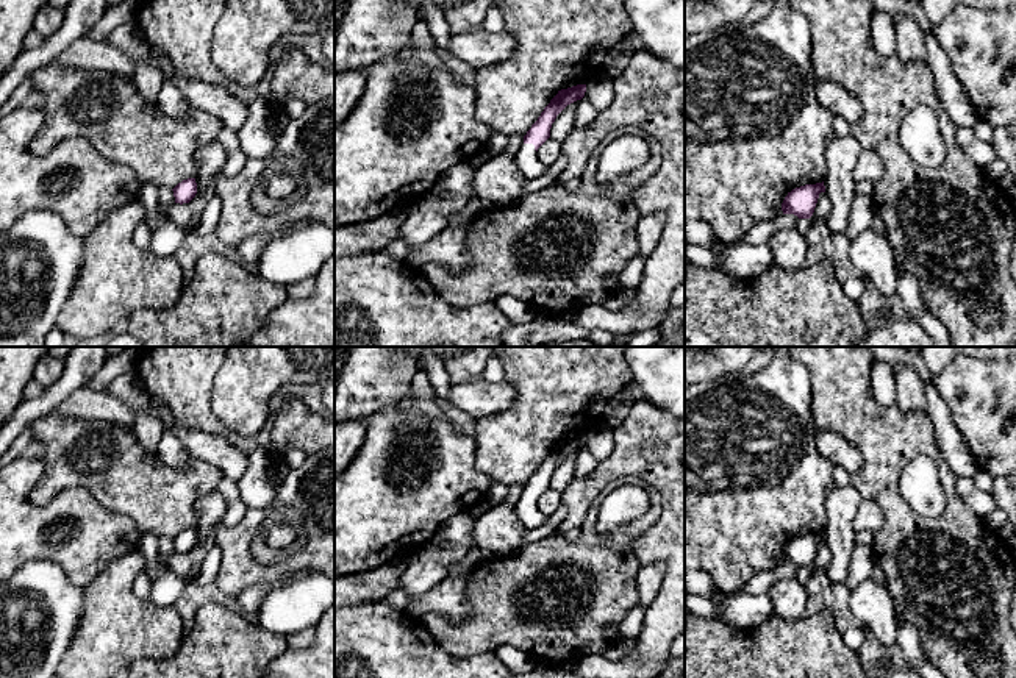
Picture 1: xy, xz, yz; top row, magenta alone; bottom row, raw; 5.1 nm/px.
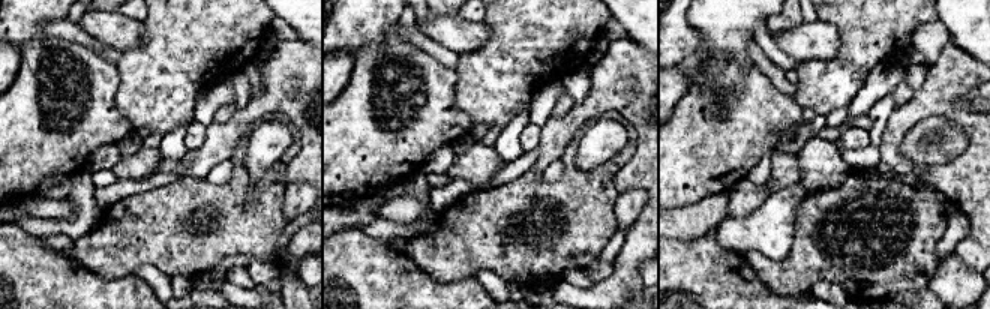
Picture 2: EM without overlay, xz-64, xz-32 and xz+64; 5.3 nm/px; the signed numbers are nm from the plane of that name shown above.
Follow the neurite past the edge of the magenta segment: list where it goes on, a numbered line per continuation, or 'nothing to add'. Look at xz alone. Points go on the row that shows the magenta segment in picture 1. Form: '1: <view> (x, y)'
1: xz (527, 161)

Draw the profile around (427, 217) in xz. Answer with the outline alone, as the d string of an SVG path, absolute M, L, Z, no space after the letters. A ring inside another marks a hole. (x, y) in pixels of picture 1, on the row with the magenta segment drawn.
M470 161L450 167L439 180L450 197L441 200L425 197L414 202L413 208L403 216L399 237L419 245L439 234L449 223L450 216L475 197L472 189L474 173L475 167Z

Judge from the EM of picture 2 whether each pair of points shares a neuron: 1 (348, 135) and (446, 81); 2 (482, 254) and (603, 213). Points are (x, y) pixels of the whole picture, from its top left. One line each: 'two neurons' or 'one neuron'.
1: one neuron
2: one neuron

